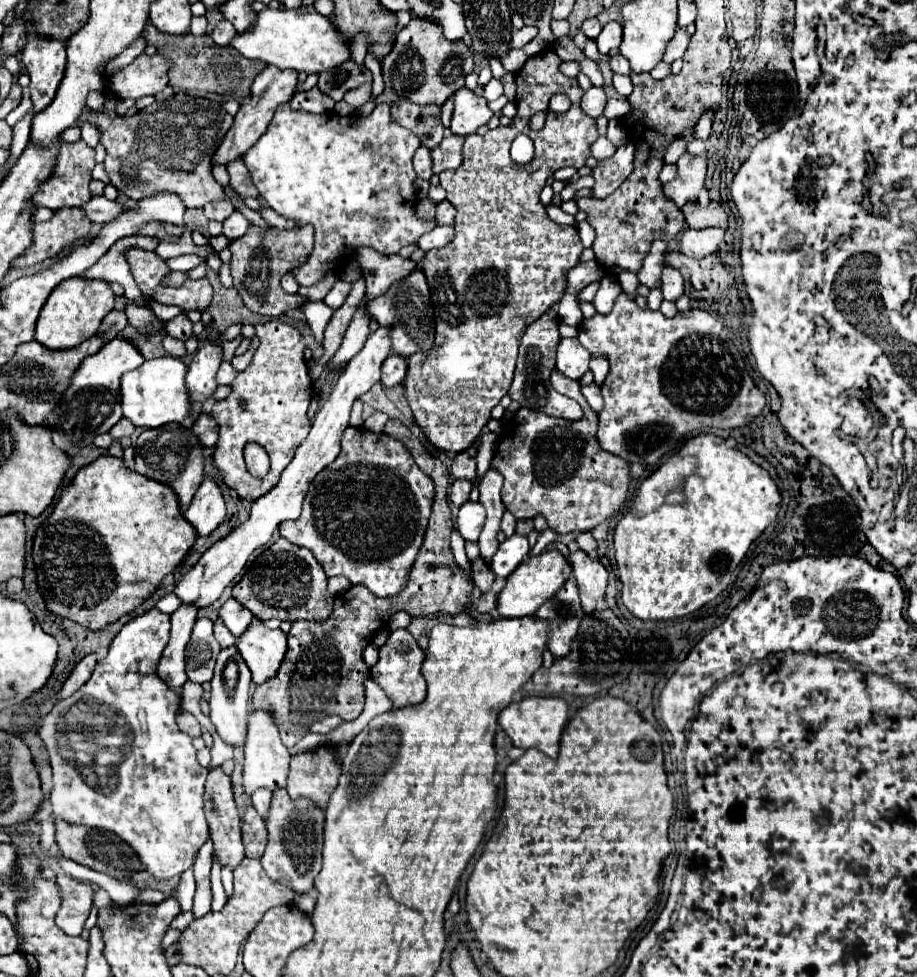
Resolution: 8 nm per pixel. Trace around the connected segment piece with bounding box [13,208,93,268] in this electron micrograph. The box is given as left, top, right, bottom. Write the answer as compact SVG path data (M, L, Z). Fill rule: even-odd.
M61 208L51 220L39 222L33 228L33 244L13 260L13 266L27 268L31 264L53 258L87 238L93 230L93 222L81 208Z

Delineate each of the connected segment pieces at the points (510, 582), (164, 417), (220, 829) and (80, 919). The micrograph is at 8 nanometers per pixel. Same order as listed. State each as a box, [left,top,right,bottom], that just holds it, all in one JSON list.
[[497,550,571,618],[121,356,193,428],[205,766,243,868],[57,872,93,936]]

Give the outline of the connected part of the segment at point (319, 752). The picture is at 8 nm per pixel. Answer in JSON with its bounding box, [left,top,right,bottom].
[287,746,341,810]

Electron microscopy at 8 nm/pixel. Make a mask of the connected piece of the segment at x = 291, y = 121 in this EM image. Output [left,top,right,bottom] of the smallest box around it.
[243,104,437,286]

